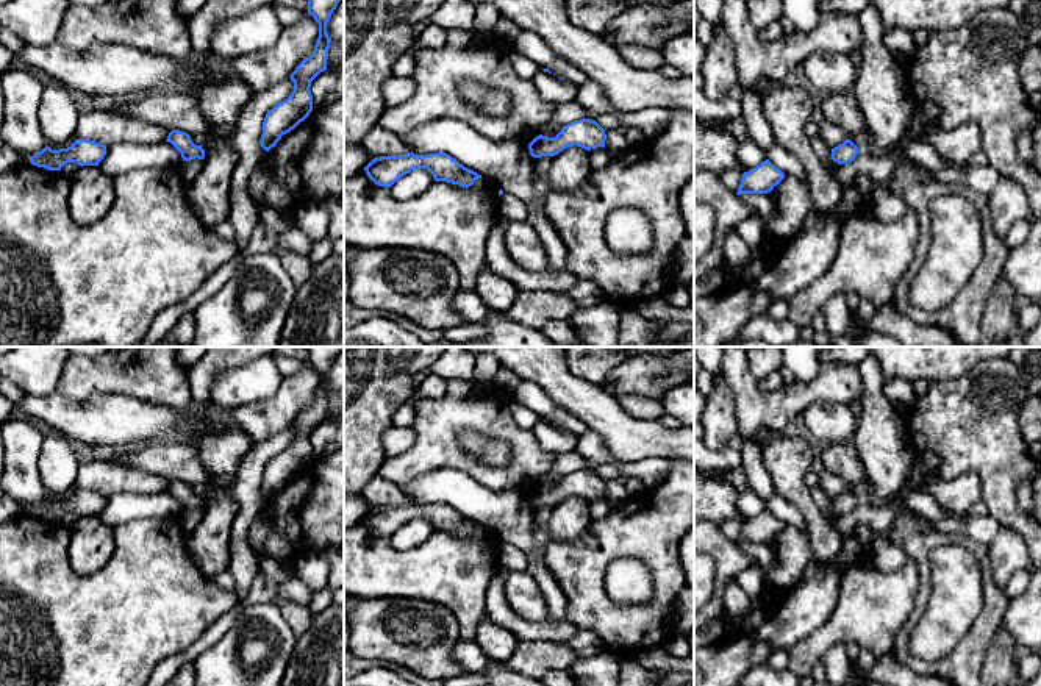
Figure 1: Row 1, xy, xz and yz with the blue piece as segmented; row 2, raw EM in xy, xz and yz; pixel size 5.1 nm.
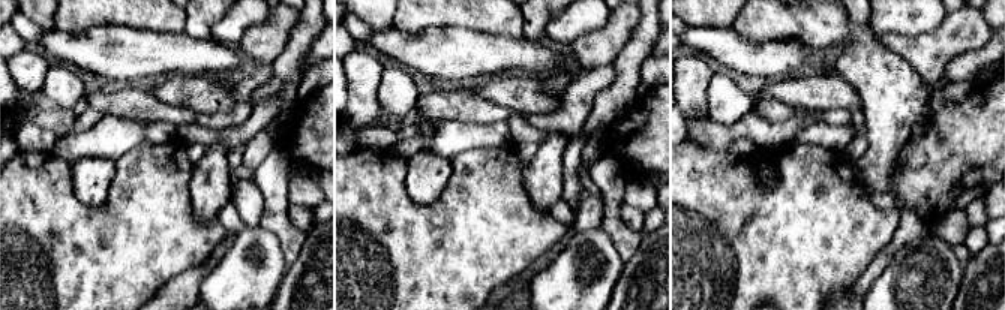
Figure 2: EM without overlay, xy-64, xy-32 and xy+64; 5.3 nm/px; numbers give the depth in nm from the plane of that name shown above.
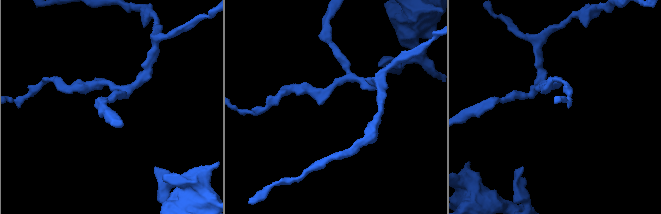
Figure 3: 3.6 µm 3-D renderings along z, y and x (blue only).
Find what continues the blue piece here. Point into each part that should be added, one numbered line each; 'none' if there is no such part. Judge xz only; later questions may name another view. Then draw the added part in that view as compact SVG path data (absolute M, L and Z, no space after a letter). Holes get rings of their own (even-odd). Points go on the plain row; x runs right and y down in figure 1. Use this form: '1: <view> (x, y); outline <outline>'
none

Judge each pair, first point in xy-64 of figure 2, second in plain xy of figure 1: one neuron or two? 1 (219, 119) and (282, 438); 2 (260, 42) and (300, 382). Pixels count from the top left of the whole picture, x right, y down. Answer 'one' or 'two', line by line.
1: one
2: one

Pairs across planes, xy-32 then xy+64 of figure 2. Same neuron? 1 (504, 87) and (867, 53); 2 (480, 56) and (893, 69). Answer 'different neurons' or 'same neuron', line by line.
1: different neurons
2: different neurons

